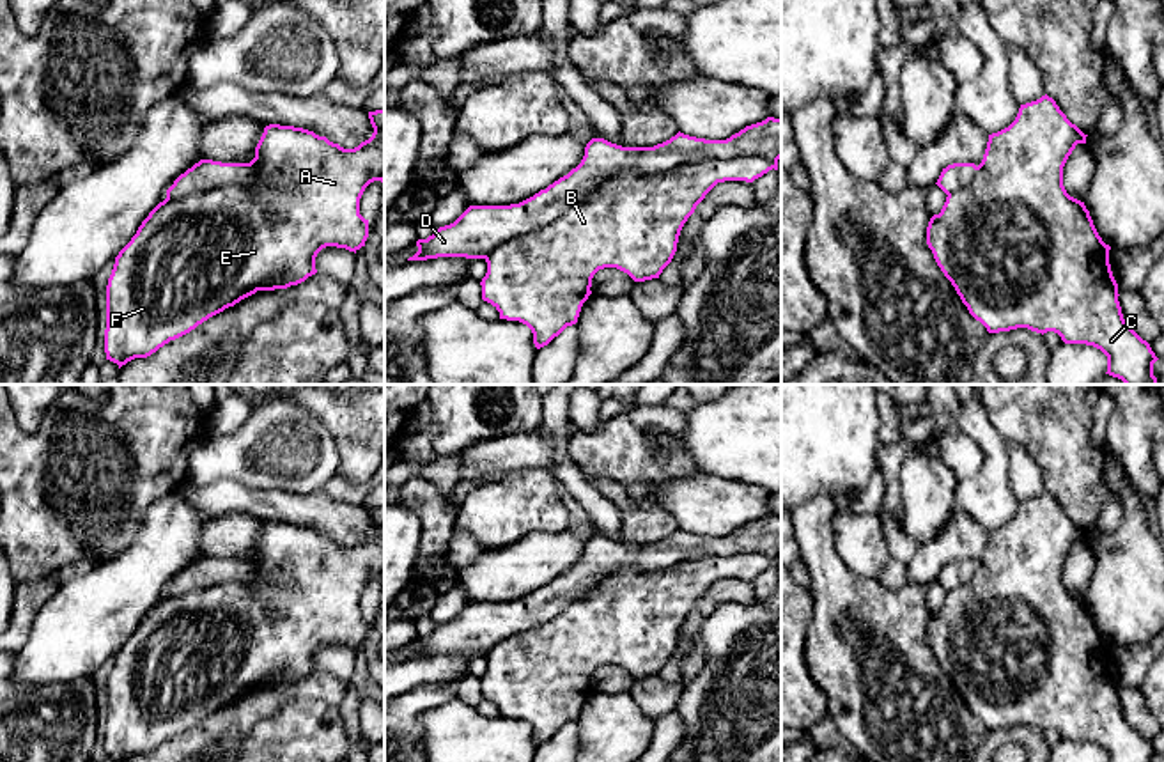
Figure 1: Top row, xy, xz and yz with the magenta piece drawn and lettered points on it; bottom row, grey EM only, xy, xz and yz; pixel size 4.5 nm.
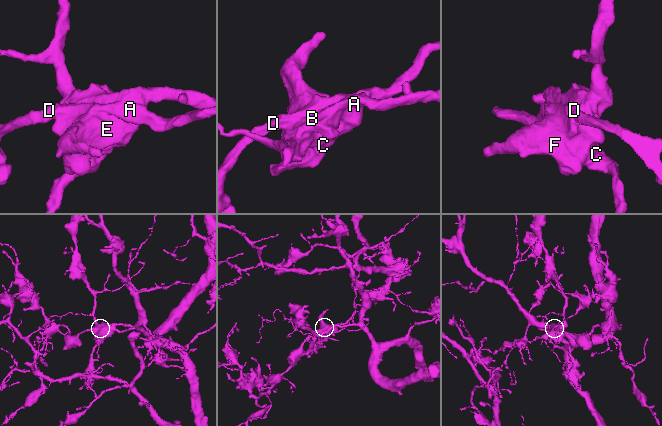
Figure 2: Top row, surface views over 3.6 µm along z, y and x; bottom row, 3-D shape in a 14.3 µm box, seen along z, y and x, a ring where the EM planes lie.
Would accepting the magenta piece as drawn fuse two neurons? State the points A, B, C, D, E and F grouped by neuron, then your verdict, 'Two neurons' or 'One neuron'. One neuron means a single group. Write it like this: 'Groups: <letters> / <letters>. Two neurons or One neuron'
Groups: A B C E F / D. Two neurons

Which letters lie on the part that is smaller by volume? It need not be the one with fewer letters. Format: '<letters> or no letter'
D

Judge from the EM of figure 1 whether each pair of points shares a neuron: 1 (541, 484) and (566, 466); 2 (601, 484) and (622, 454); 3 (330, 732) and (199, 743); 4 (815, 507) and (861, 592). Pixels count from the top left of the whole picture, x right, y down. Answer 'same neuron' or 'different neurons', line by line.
1: different neurons
2: different neurons
3: different neurons
4: same neuron

